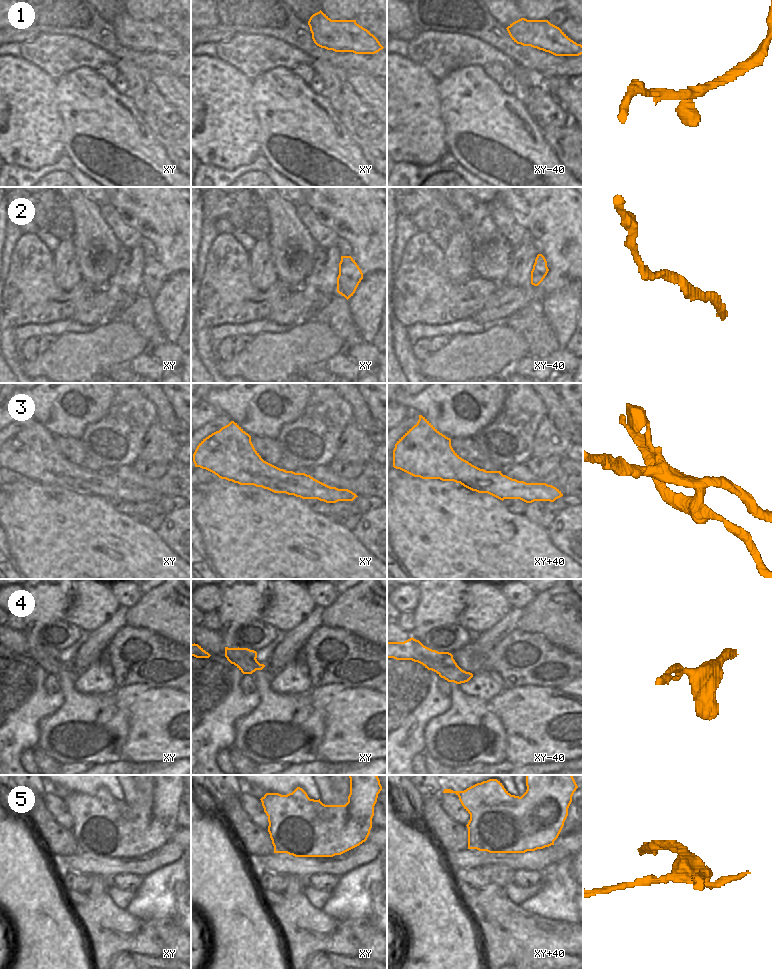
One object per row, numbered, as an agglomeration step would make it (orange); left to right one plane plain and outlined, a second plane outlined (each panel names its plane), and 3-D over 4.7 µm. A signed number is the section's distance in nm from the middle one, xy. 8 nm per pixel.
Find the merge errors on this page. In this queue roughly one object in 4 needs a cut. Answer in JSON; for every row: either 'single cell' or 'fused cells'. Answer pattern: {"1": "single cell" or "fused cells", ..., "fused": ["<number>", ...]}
{"1": "single cell", "2": "single cell", "3": "fused cells", "4": "single cell", "5": "fused cells", "fused": ["3", "5"]}

